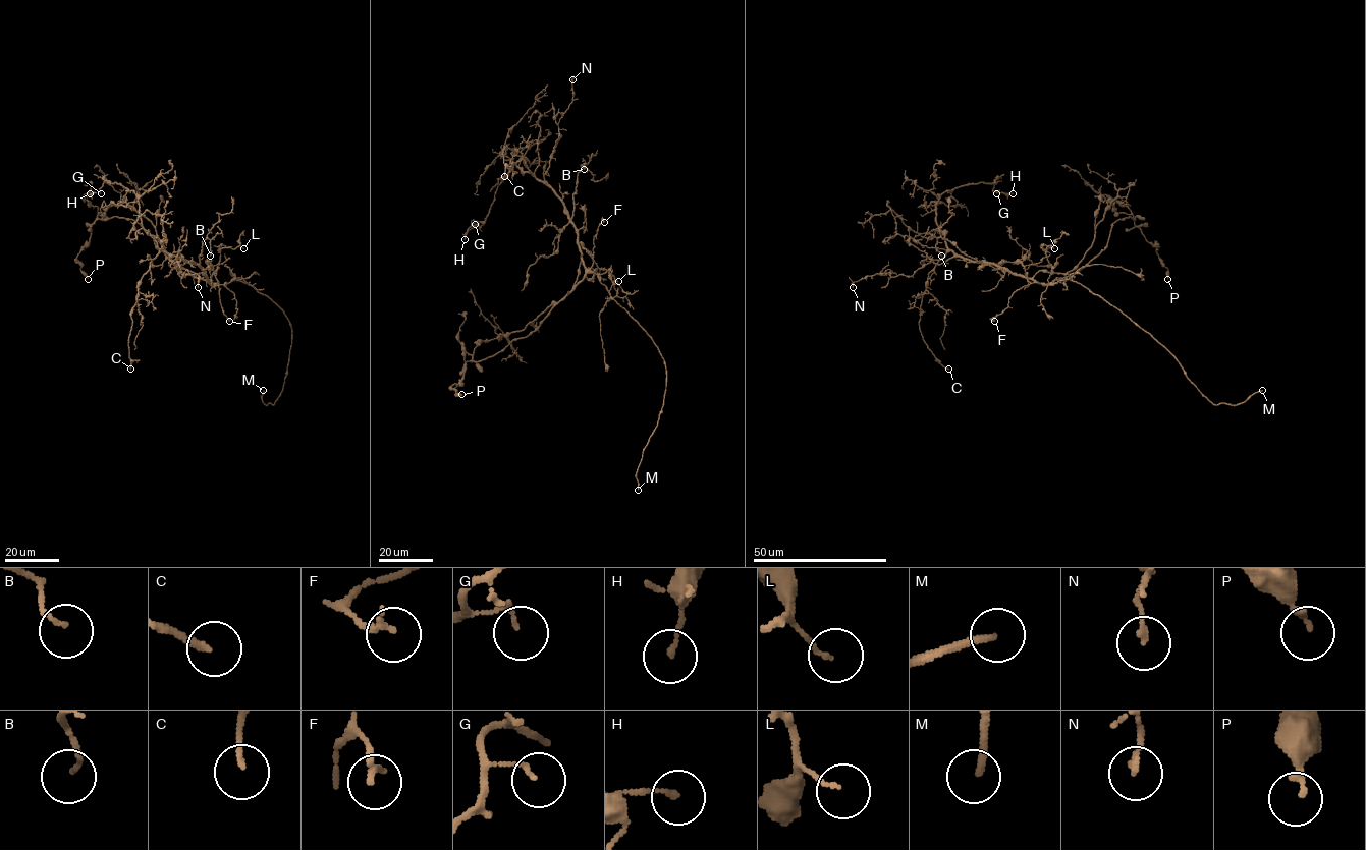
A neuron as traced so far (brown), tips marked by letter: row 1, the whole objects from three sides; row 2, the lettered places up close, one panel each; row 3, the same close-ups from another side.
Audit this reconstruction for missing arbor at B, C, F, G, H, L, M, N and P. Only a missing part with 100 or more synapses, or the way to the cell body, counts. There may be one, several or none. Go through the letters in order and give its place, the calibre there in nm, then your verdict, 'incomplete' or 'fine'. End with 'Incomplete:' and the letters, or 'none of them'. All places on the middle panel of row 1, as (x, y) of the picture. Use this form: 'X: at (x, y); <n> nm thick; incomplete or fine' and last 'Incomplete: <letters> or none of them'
B: at (584, 169); 110 nm thick; fine
C: at (504, 176); 160 nm thick; fine
F: at (604, 222); 200 nm thick; fine
G: at (475, 224); 100 nm thick; fine
H: at (465, 239); 120 nm thick; fine
L: at (618, 281); 90 nm thick; fine
M: at (638, 490); 190 nm thick; incomplete
N: at (572, 79); 120 nm thick; fine
P: at (461, 394); 200 nm thick; fine
Incomplete: M

